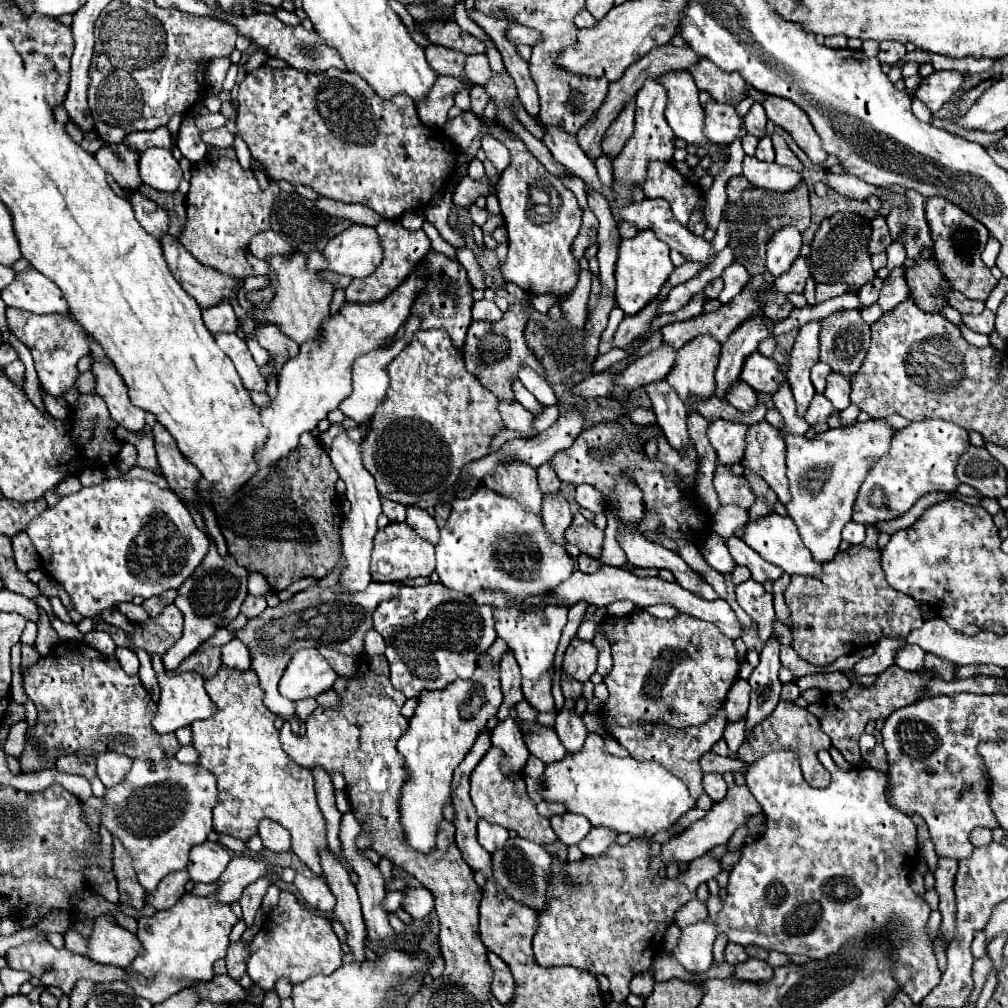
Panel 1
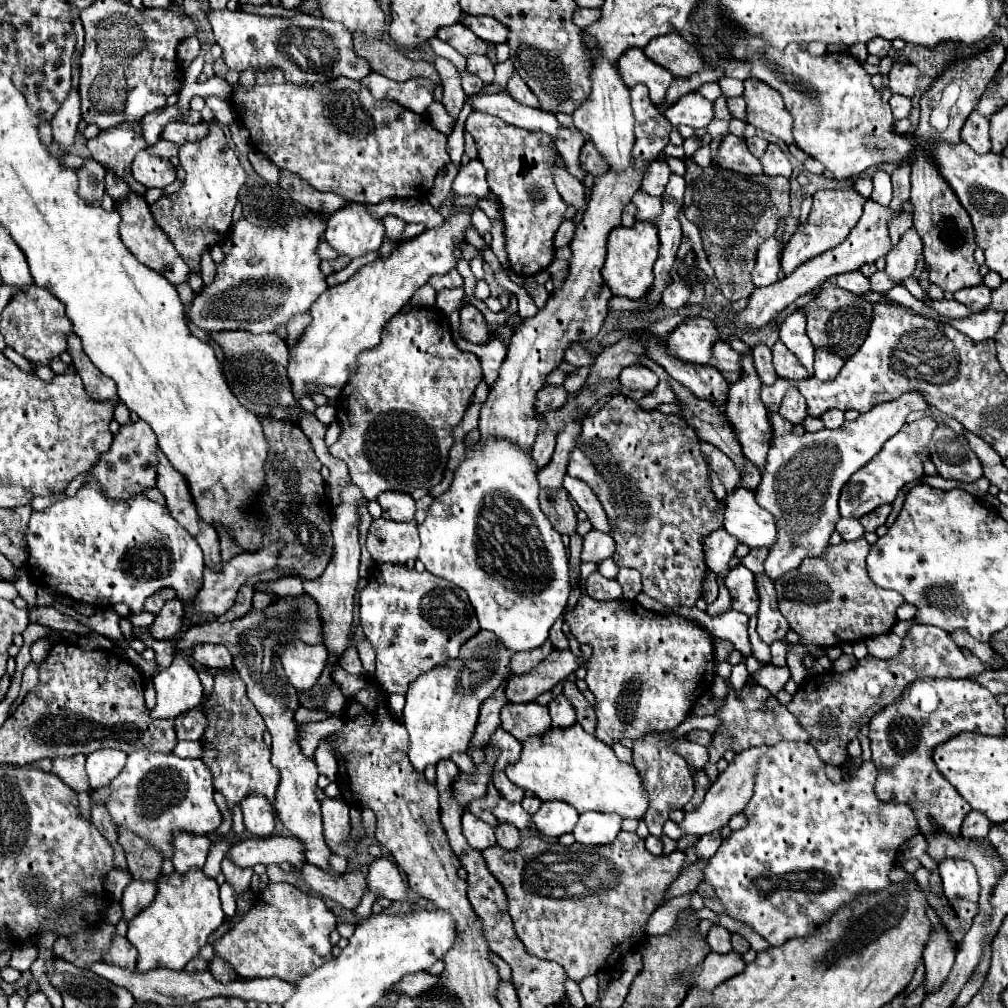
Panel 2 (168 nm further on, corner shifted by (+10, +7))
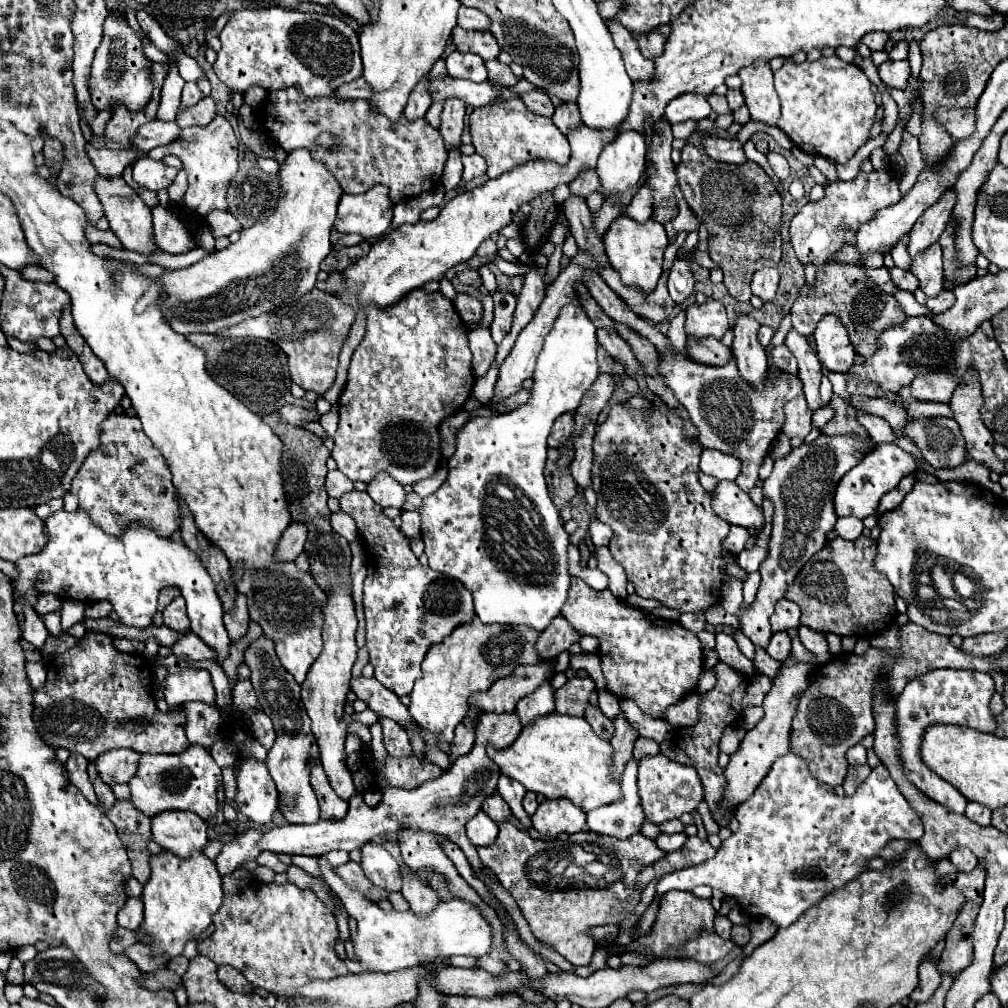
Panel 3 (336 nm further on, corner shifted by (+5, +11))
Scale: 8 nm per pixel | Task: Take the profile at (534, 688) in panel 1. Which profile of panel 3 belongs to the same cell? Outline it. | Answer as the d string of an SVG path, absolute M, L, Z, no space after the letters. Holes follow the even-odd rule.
M559 615L553 619L553 625L549 625L549 629L545 629L537 643L535 643L535 649L537 649L537 655L543 659L545 655L559 655L561 651L569 649L573 643L579 641L579 633Z

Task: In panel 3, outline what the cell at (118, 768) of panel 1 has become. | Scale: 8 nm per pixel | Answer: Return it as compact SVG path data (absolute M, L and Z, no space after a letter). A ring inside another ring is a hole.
M111 749L107 753L101 753L91 763L95 765L99 777L107 783L127 783L129 777L137 771L137 757L139 753L133 749Z

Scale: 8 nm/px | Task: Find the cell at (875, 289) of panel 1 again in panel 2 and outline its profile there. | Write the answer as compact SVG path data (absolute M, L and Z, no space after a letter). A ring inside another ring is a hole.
M876 271L870 277L870 283L872 283L872 291L878 291L878 293L888 293L896 285L884 271Z

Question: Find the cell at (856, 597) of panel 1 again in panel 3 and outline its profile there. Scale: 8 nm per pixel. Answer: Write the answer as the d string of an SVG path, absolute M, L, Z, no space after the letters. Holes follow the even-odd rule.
M865 535L855 541L835 537L807 561L785 593L785 599L799 605L803 625L819 633L871 639L895 621L895 589L885 575L873 569L875 547L877 541Z

